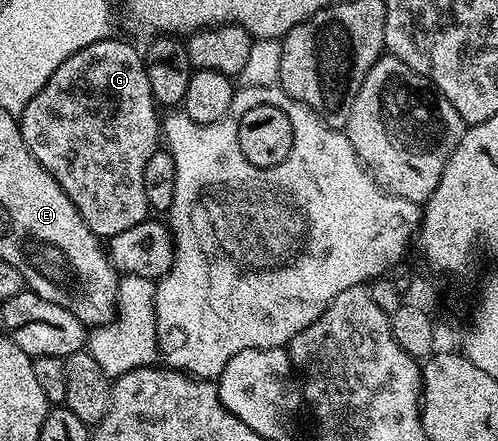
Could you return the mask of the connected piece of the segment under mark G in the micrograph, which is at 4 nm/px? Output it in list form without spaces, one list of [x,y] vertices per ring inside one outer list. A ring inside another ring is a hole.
[[[110,37],[95,41],[91,45],[79,49],[71,57],[67,57],[67,61],[63,61],[63,65],[59,65],[59,69],[55,69],[55,73],[51,73],[47,85],[43,85],[43,89],[39,89],[39,93],[35,93],[35,97],[31,97],[31,101],[27,101],[27,109],[23,109],[23,113],[19,117],[21,136],[27,149],[31,149],[31,153],[39,161],[39,165],[43,165],[43,169],[47,169],[47,173],[51,173],[51,177],[55,177],[55,181],[59,181],[63,193],[67,193],[67,197],[71,197],[71,201],[75,205],[75,209],[79,209],[83,221],[87,221],[87,225],[99,237],[118,235],[123,233],[123,229],[131,229],[131,225],[139,225],[143,220],[150,218],[151,208],[147,201],[147,193],[143,189],[143,169],[147,165],[147,161],[151,161],[151,157],[159,150],[159,140],[163,135],[163,123],[159,115],[157,119],[157,110],[159,110],[159,104],[151,93],[151,81],[147,81],[144,54],[140,50],[136,51],[131,44],[124,43],[123,40],[116,39],[116,37]]]

